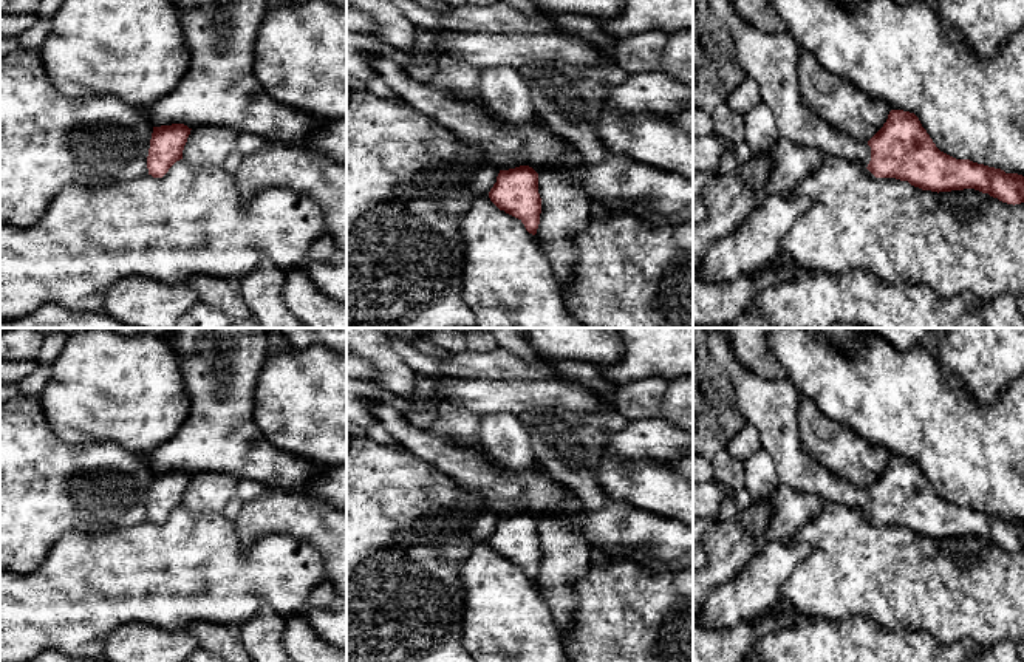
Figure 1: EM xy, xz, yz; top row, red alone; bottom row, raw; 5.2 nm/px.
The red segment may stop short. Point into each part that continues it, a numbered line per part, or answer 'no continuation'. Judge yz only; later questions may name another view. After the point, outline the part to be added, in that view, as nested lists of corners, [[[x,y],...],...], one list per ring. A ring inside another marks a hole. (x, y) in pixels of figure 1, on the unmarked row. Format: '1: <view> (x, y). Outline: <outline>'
1: yz (769, 406). Outline: [[[704,328],[713,362],[735,387],[738,410],[755,427],[777,466],[780,486],[817,493],[824,501],[868,514],[871,493],[855,487],[814,461],[803,449],[798,433],[798,404],[803,396],[789,379],[764,379],[747,370],[736,357],[724,328]]]

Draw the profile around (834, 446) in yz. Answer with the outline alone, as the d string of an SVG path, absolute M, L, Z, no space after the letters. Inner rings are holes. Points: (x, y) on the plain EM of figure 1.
M809 399L800 401L797 419L804 452L855 487L868 489L893 456L885 447L826 418Z

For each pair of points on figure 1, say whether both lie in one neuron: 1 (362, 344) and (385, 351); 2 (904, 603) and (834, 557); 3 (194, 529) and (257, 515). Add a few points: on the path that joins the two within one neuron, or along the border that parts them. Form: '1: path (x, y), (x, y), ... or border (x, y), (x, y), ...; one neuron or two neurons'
1: path (368, 344), (379, 351); one neuron
2: path (887, 586), (870, 569), (857, 568), (851, 562); one neuron
3: border (234, 525), (243, 549), (269, 532); two neurons

